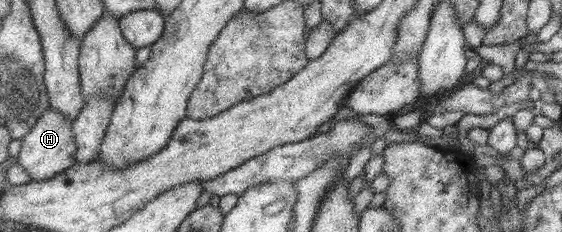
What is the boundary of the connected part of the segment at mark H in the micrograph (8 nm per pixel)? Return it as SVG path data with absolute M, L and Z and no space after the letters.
M48 107L36 123L21 137L21 148L16 156L16 163L32 177L34 181L50 179L56 173L68 169L75 163L76 145L72 135L72 119L64 117L62 113L56 113Z

